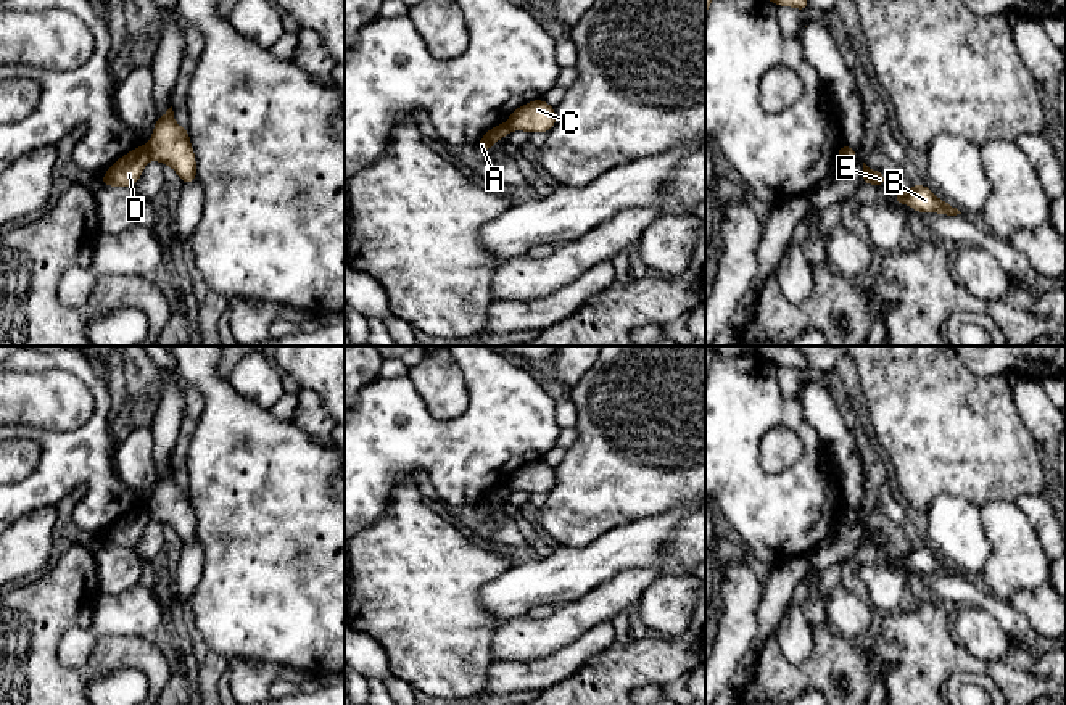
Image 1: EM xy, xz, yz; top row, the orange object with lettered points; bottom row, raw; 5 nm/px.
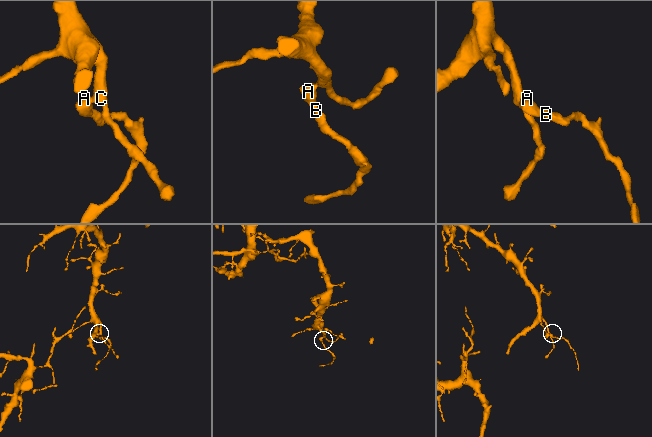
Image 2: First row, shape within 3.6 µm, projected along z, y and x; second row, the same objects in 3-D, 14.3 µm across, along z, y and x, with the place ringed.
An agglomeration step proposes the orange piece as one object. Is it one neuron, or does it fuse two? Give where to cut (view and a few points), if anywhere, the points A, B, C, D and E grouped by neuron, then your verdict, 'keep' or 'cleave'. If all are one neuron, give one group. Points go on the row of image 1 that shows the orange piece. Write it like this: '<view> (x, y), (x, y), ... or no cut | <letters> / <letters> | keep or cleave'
xy (145, 145), (150, 158) | A B D E / C | cleave

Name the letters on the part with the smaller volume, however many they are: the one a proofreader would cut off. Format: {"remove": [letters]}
{"remove": ["A", "B", "D", "E"]}

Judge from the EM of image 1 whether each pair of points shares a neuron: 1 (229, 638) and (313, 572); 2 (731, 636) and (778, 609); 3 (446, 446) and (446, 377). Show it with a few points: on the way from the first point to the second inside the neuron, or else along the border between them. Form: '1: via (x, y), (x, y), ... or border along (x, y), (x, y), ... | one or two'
1: via (250, 617), (292, 578) | one
2: border along (765, 586), (759, 609), (759, 633), (743, 654) | two
3: border along (419, 393), (437, 419), (454, 419), (469, 403) | two

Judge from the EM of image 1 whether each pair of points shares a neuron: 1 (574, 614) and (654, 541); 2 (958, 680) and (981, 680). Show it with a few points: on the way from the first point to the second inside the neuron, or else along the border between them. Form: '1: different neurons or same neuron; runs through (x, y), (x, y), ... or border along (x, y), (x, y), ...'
1: different neurons; border along (654, 564), (620, 570), (585, 594)
2: same neuron; runs through (963, 678), (976, 678)

